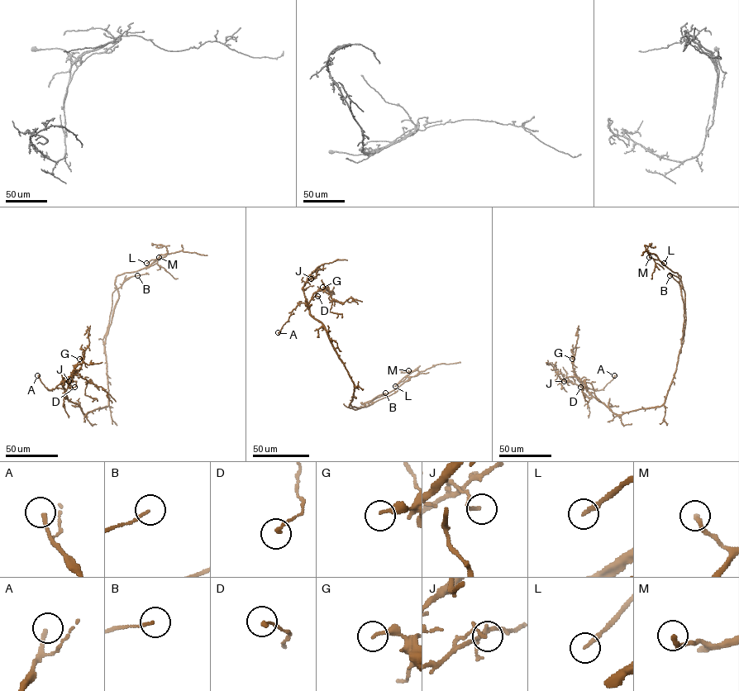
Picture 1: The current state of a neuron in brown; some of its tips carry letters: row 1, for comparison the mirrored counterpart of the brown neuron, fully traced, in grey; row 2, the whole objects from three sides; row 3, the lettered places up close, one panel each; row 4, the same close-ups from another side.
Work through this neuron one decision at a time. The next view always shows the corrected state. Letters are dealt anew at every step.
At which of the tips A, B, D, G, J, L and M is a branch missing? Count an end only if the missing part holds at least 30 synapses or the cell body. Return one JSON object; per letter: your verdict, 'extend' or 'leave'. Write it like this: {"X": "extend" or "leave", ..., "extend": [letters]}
{"A": "extend", "B": "leave", "D": "leave", "G": "leave", "J": "leave", "L": "extend", "M": "leave", "extend": ["A", "L"]}

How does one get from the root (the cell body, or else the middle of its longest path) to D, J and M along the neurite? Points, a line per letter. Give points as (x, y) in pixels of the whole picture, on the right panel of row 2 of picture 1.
D: (674, 374), (662, 405), (621, 414), (613, 413), (593, 397), (581, 381), (580, 387)
J: (674, 374), (662, 405), (621, 414), (613, 413), (584, 388), (564, 381)
M: (674, 374), (684, 321), (680, 276), (665, 266), (655, 254), (649, 254), (649, 257)

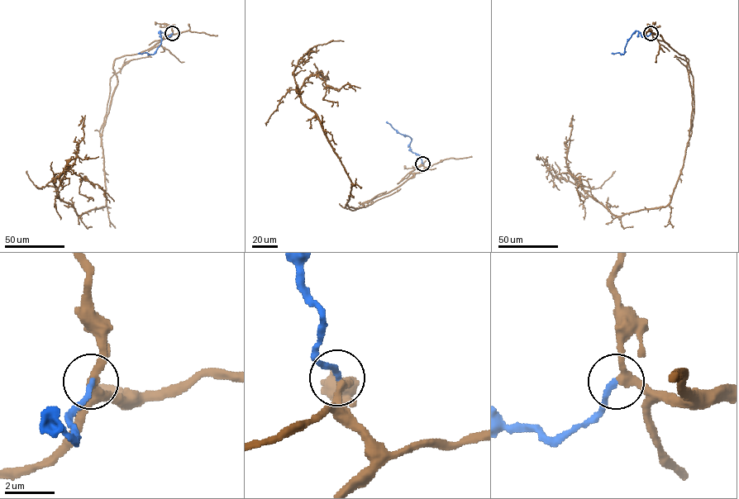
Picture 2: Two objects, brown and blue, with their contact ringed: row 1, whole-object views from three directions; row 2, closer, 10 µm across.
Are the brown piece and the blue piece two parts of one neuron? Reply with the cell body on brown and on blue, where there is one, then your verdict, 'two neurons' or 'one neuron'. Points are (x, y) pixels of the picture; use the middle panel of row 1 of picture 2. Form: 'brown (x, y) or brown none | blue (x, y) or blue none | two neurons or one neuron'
brown none | blue none | one neuron

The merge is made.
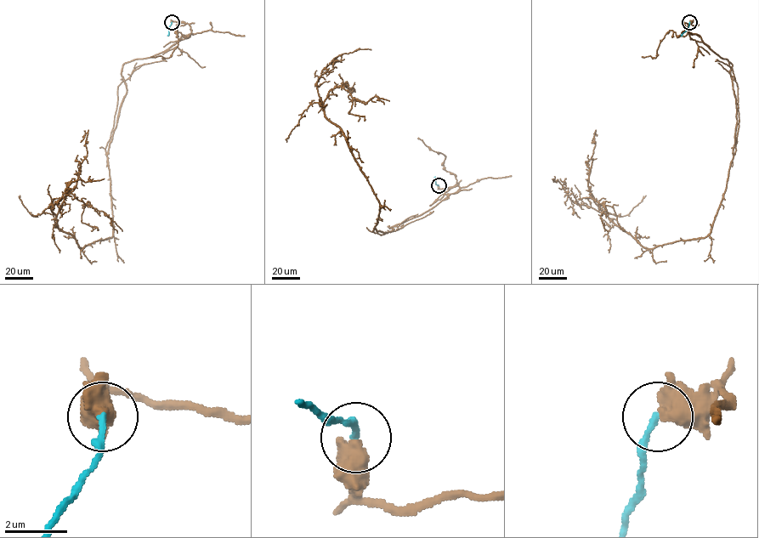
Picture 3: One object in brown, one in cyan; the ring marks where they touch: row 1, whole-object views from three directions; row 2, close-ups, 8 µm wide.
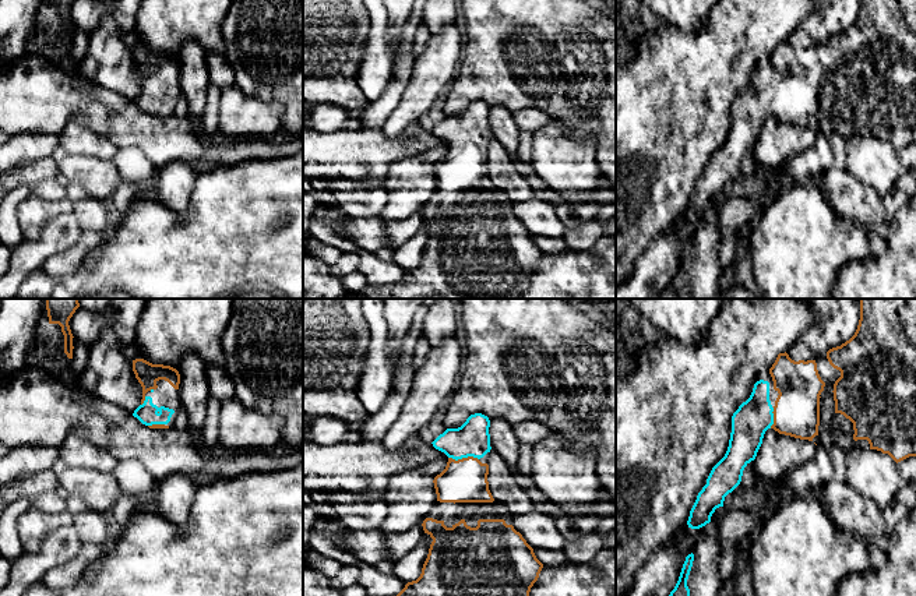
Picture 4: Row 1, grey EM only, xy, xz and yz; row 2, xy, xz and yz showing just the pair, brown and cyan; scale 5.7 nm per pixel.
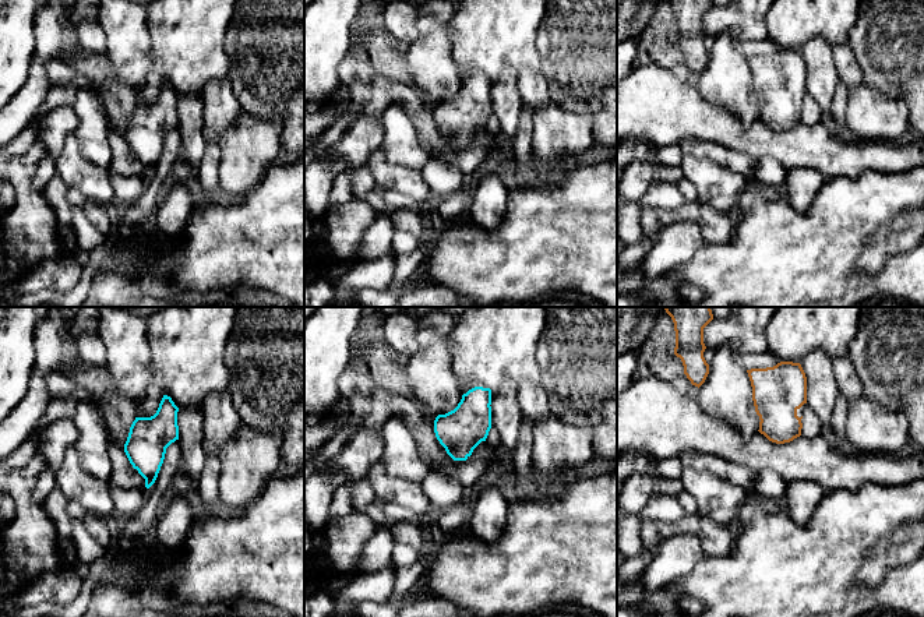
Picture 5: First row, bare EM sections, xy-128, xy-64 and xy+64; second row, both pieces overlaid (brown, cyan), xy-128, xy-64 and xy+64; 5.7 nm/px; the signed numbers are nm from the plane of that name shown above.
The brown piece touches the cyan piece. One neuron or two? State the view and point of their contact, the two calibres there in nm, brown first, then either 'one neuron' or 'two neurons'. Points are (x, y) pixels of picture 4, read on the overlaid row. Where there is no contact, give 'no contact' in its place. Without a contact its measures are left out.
xz (464, 458) | 260/200 nm | one neuron

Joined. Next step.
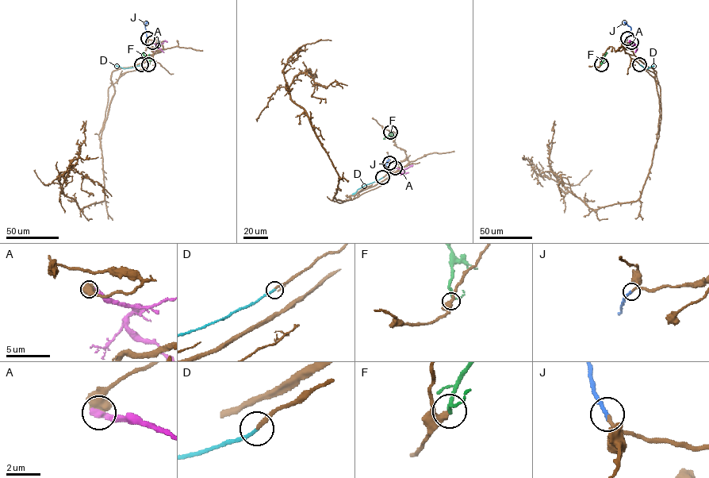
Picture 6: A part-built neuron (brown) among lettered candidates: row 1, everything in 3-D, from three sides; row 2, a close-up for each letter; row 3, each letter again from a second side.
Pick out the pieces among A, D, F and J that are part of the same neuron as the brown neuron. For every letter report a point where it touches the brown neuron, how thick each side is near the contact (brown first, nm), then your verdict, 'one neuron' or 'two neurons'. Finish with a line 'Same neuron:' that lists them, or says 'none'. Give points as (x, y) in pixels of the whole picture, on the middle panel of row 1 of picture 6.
A: (395, 167) | 800/460 nm | two neurons
D: (382, 177) | 220/190 nm | one neuron
F: (390, 132) | 400/190 nm | two neurons
J: (389, 163) | 180/240 nm | one neuron
Same neuron: D, J

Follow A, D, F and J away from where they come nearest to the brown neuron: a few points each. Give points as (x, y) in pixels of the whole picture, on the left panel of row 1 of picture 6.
A: (152, 42), (158, 44), (157, 47), (164, 52)
D: (141, 64), (124, 68), (116, 65)
F: (148, 64), (148, 58), (143, 52)
J: (147, 38), (145, 26), (147, 21)

